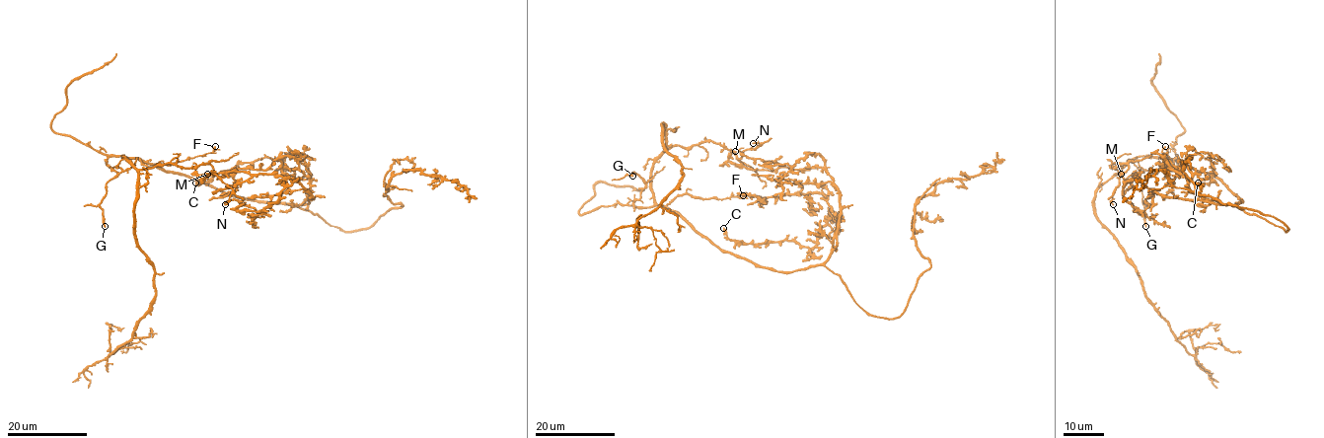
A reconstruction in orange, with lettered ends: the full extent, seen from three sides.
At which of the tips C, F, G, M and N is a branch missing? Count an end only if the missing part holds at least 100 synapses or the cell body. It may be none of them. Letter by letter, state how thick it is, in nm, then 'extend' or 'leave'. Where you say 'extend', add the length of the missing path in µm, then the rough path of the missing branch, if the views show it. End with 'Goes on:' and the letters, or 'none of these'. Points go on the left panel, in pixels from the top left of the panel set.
C: 220 nm | leave
F: 140 nm | leave
G: 260 nm | leave
M: 160 nm | leave
N: 100 nm | leave
Goes on: none of these

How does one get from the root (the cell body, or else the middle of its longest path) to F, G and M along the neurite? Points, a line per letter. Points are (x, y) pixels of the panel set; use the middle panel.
F: (728, 253), (702, 238), (666, 205), (687, 193), (701, 198), (743, 195)
G: (728, 253), (664, 207), (635, 206), (633, 201), (640, 197), (645, 182), (634, 172), (627, 174), (632, 176)
M: (728, 253), (783, 271), (821, 265), (840, 214), (838, 187), (823, 169), (738, 168), (728, 160), (735, 151)

